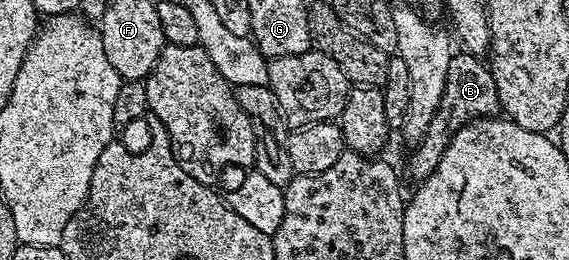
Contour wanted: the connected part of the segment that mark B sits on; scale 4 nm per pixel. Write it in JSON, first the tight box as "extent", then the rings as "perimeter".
{"extent":[410,50,501,182],"perimeter":[[[465,50],[455,51],[451,61],[448,62],[447,82],[439,108],[432,118],[427,133],[412,148],[414,153],[410,156],[410,176],[414,182],[427,180],[432,170],[436,170],[448,142],[457,132],[468,124],[497,117],[501,106],[500,94],[496,90],[496,78],[487,61]]]}

